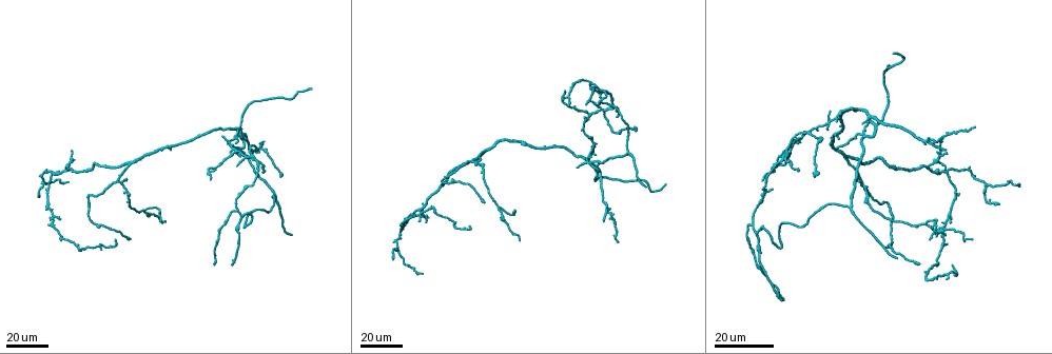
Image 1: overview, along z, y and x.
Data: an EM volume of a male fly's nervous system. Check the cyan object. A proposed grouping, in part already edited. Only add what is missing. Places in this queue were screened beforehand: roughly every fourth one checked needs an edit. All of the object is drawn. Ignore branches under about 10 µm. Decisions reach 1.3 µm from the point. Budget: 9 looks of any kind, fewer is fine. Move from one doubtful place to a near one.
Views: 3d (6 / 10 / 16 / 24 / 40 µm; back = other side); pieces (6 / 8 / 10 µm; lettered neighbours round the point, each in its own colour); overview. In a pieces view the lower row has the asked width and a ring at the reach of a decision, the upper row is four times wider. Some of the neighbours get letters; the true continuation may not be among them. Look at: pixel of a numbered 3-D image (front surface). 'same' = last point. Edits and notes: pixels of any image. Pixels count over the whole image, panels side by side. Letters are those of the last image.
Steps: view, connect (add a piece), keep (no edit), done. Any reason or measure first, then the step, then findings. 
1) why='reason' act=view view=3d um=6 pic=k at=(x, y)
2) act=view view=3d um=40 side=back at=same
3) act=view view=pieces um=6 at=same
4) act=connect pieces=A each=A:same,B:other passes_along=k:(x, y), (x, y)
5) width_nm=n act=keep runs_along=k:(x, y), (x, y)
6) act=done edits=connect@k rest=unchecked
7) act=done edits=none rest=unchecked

why='free end' act=view view=3d um=40 pic=1 at=(975, 125)

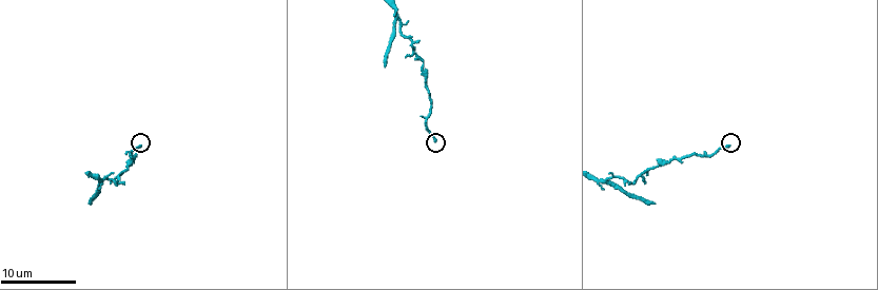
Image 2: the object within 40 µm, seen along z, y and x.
act=view view=pieces um=6 pic=2 at=(139, 146)

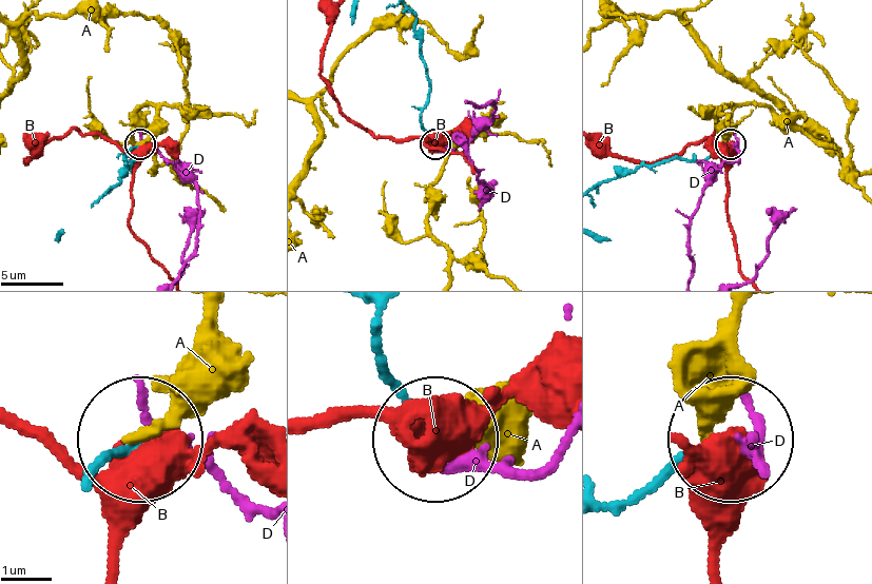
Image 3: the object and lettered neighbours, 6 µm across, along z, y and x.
act=keep each=A:other,B:other,D:other found='no lettered piece goes on from it'

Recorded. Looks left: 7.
why='tapers out' act=view view=pieces um=10 pic=2 at=(386, 65)

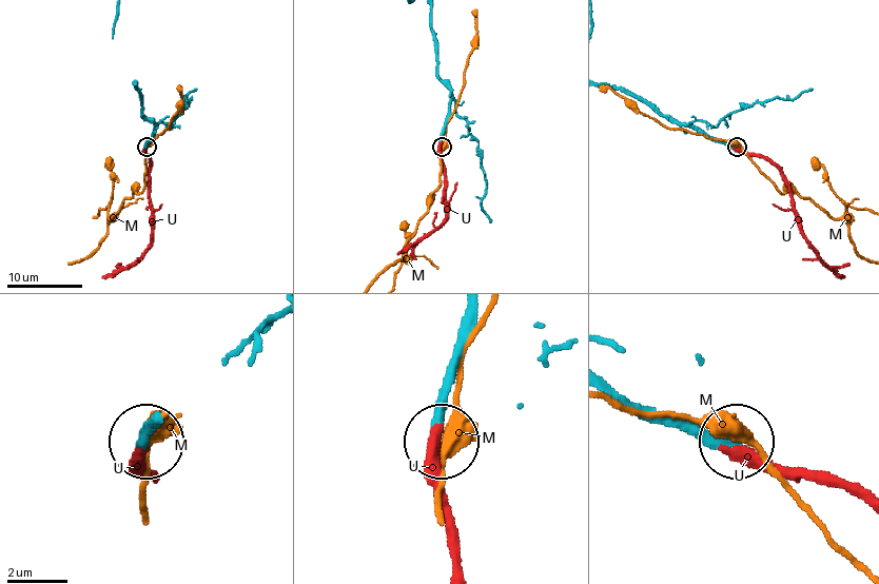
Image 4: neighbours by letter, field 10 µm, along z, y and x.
width_nm=190 act=connect pieces=U each=M:other,U:same passes_along=4:(640, 404), (758, 456), (864, 492) found='the neuron continues'

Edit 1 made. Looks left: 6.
act=view view=overview

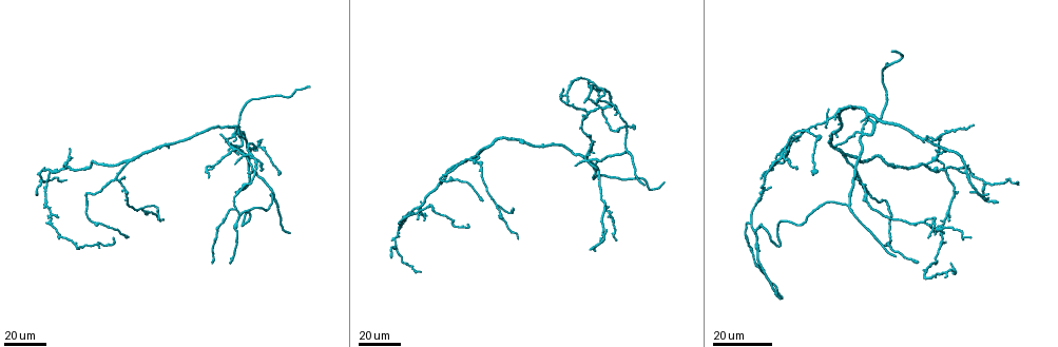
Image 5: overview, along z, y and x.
why='free end' act=view view=3d um=40 pic=5 at=(644, 184)

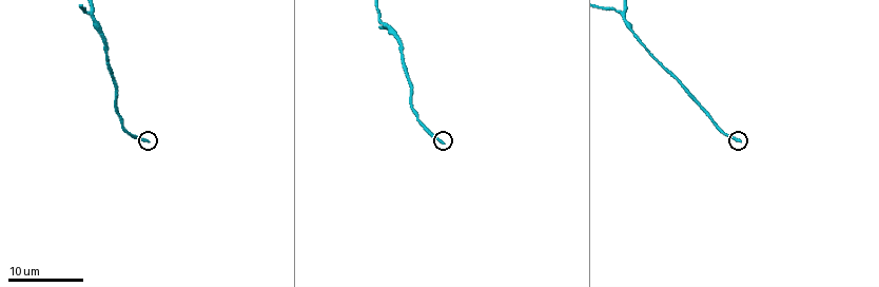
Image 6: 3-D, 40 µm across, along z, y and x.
act=view view=pieces um=6 pic=6 at=(149, 142)

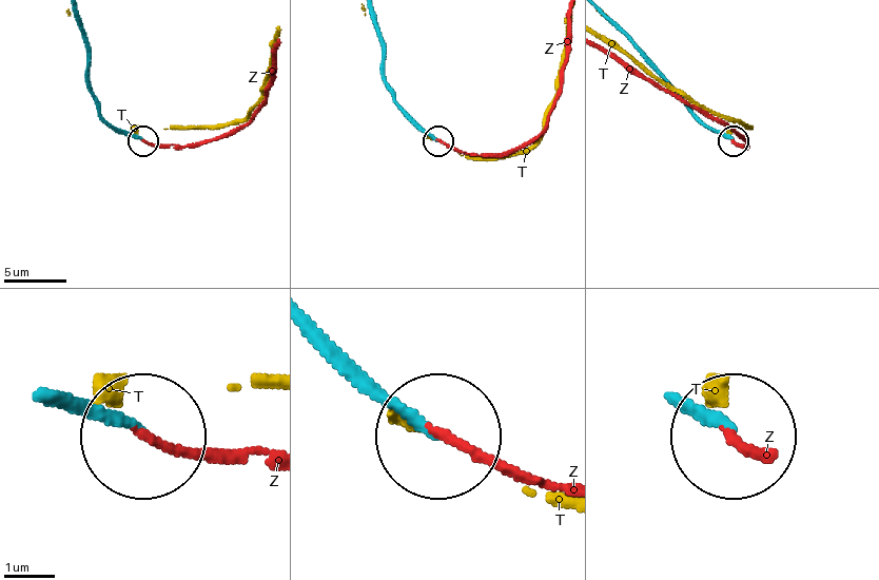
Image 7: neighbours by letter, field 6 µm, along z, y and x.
width_nm=180 act=connect pieces=Z each=T:other,Z:same passes_along=7:(66, 392), (180, 447), (269, 447) found='the neuron continues'

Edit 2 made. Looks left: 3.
why='tapers out' act=view view=3d um=24 pic=5 at=(780, 297)

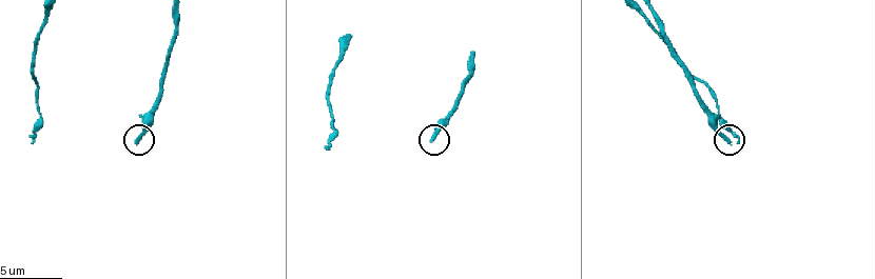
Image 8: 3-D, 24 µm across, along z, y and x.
act=view view=pieces um=10 pic=8 at=(730, 141)

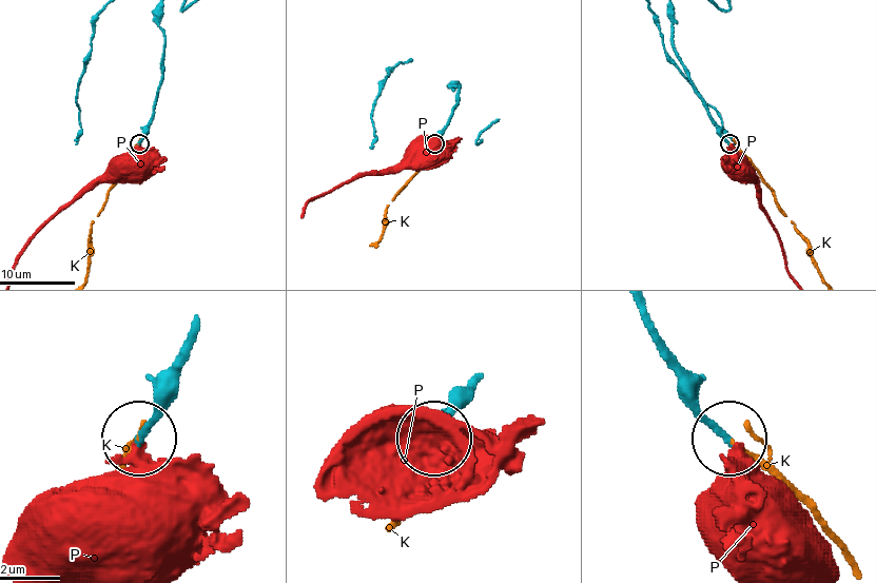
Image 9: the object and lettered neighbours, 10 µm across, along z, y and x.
act=connect pieces=K each=K:same,P:other passes_along=9:(713, 123), (756, 170), (808, 246), (810, 256) found='it goes on there'

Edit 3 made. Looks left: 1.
act=done edits=connect@4,connect@7,connect@9 rest=unchecked

